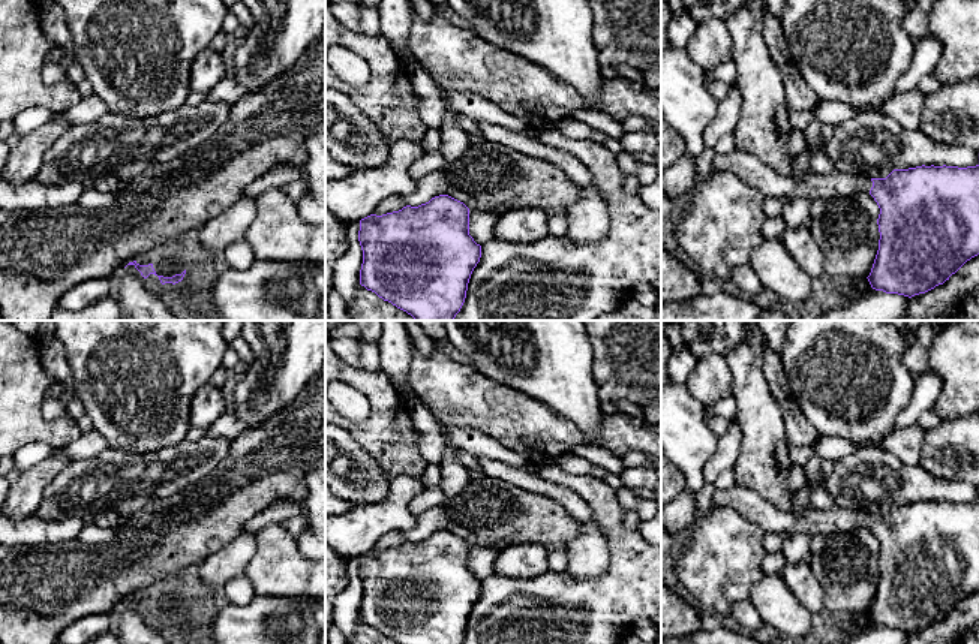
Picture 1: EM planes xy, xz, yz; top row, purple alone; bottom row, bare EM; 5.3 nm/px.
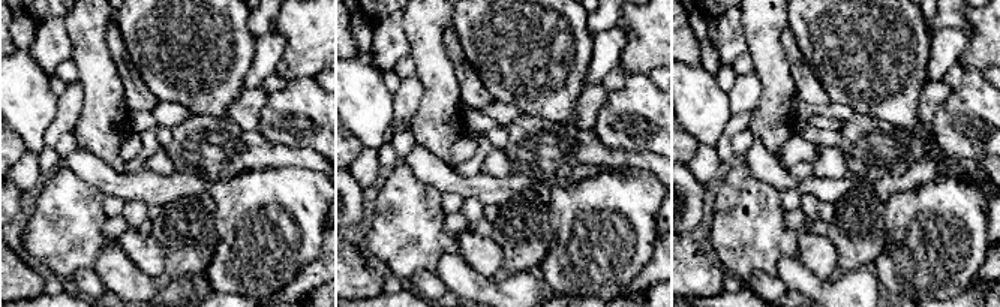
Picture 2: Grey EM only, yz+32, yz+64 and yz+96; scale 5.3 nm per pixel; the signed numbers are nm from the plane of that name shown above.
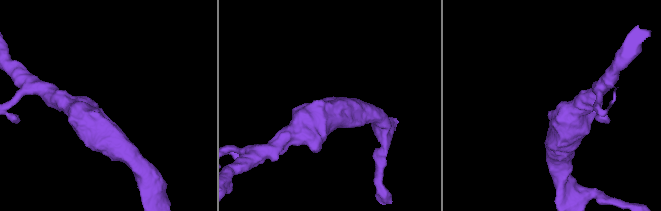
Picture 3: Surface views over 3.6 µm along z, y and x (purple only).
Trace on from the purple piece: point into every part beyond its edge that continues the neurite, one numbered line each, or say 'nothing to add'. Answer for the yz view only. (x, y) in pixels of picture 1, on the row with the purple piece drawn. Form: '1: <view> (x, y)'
1: yz (813, 186)

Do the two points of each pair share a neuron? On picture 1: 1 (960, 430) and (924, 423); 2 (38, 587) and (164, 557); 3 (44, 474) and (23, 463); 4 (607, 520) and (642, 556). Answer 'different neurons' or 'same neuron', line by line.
1: different neurons
2: same neuron
3: different neurons
4: same neuron

